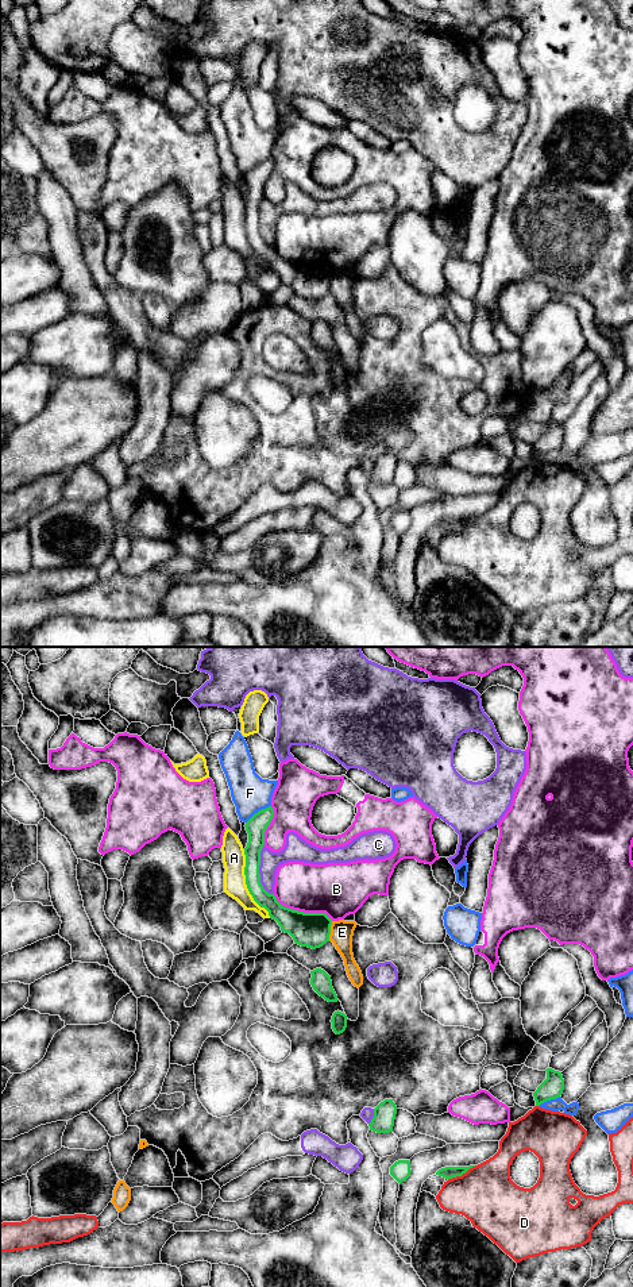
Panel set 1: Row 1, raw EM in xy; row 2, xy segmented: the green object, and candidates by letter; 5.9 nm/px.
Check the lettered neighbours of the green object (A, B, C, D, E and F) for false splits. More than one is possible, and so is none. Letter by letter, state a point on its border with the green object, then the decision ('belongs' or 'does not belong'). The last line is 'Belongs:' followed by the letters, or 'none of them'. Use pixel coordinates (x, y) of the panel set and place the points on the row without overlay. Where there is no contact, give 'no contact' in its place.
A: meets green in xy at (246, 235); does not belong
B: meets green in xy at (303, 264); does not belong
C: meets green in xy at (258, 223); does not belong
D: meets green in xy at (462, 526); does not belong
E: meets green in xy at (329, 282); does not belong
F: meets green in xy at (259, 162); does not belong
Belongs: none of them

